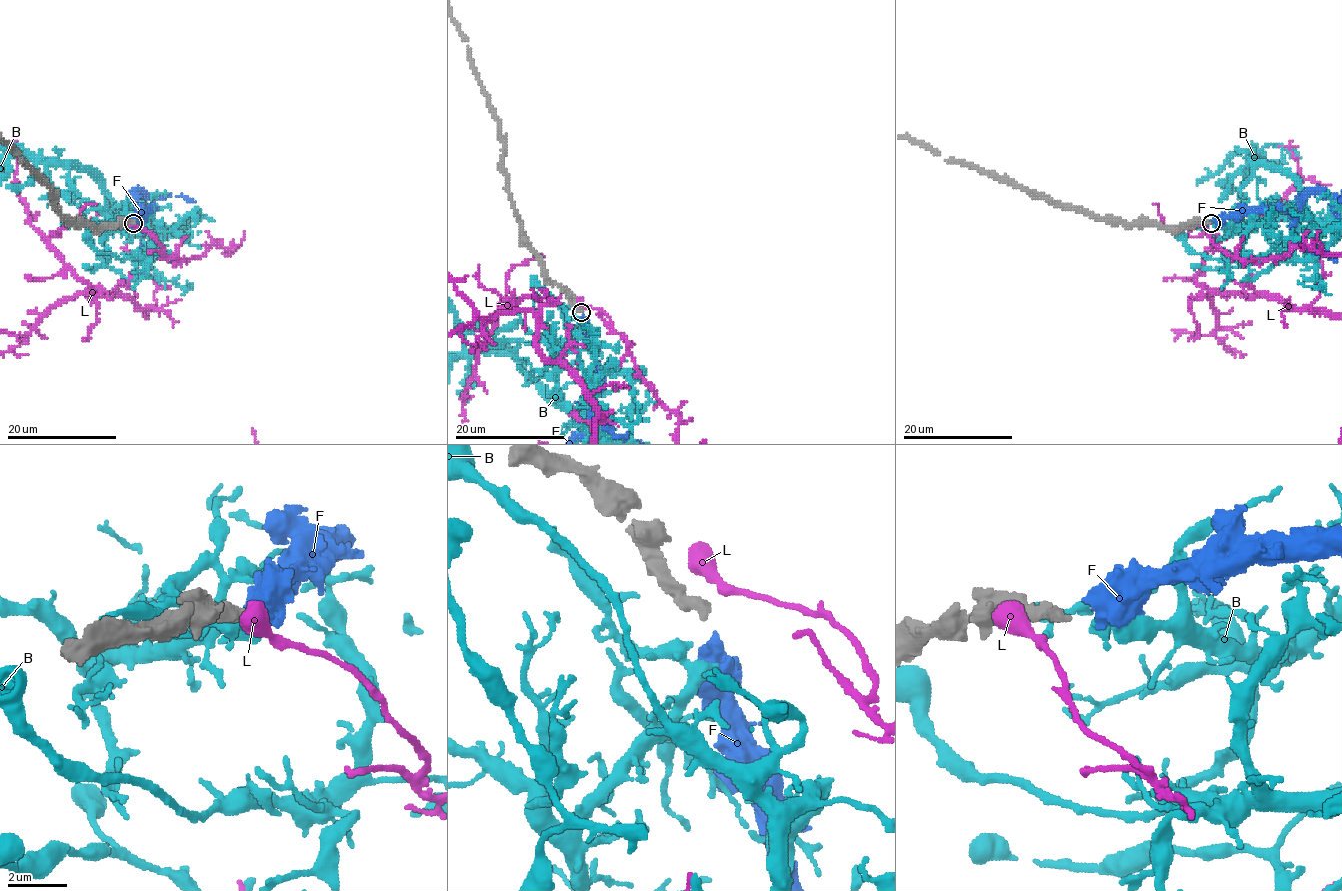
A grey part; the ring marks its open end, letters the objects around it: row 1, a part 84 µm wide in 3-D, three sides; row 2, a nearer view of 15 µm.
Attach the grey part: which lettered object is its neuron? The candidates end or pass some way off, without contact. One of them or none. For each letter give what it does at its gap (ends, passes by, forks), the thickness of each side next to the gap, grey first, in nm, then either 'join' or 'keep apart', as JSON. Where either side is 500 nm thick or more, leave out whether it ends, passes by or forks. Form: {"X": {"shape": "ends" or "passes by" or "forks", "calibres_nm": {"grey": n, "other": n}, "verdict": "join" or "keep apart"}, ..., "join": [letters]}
{"B": {"shape": "passes by", "calibres_nm": {"grey": 380, "other": 360}, "verdict": "keep apart"}, "F": {"calibres_nm": {"grey": 380, "other": 600}, "verdict": "join"}, "L": {"shape": "passes by", "calibres_nm": {"grey": 380, "other": 320}, "verdict": "keep apart"}, "join": ["F"]}

